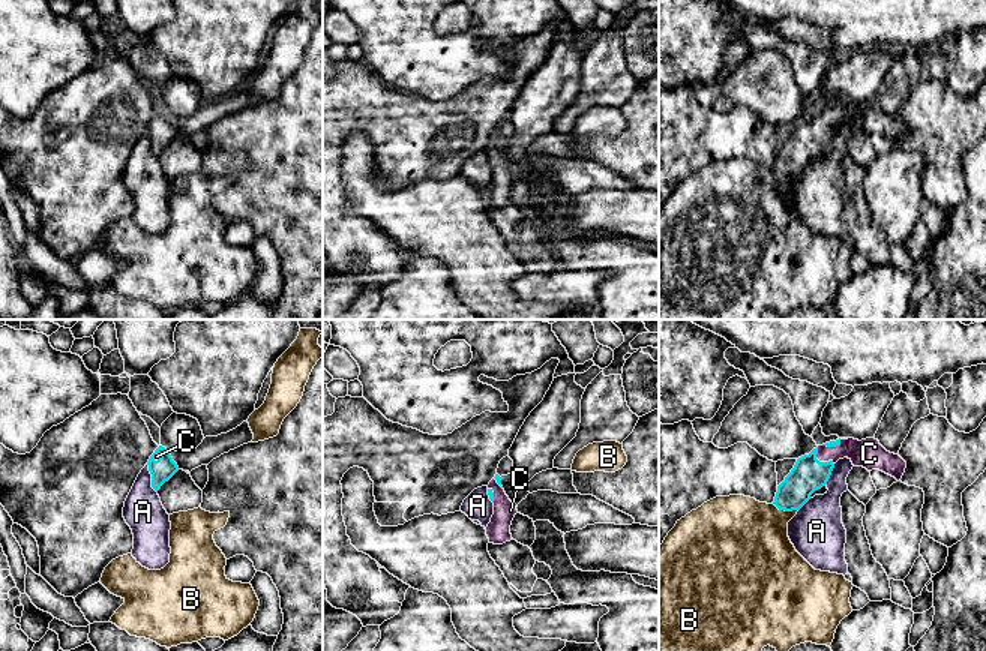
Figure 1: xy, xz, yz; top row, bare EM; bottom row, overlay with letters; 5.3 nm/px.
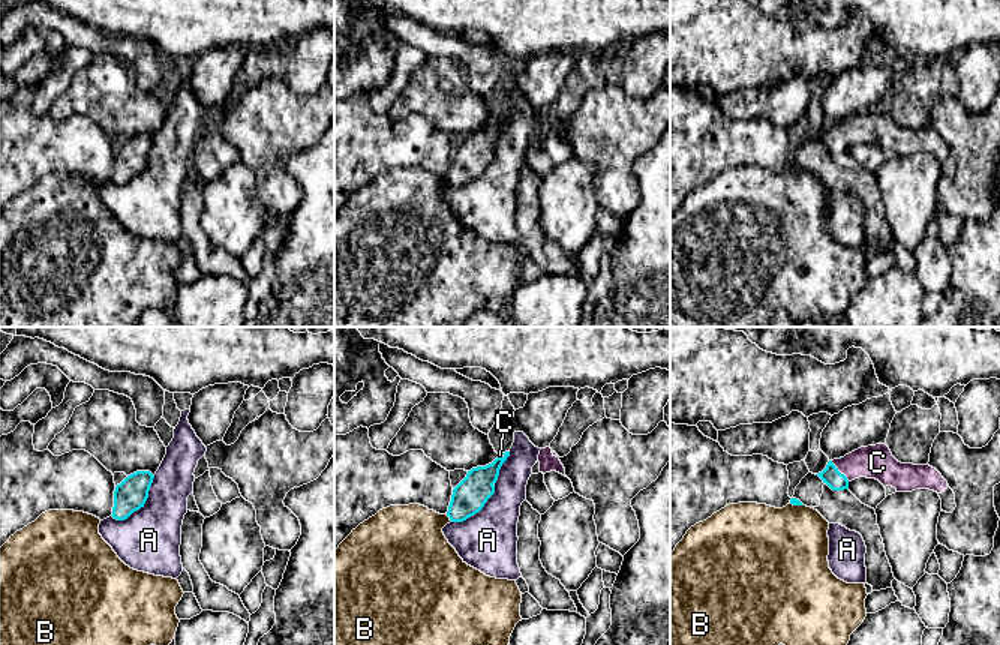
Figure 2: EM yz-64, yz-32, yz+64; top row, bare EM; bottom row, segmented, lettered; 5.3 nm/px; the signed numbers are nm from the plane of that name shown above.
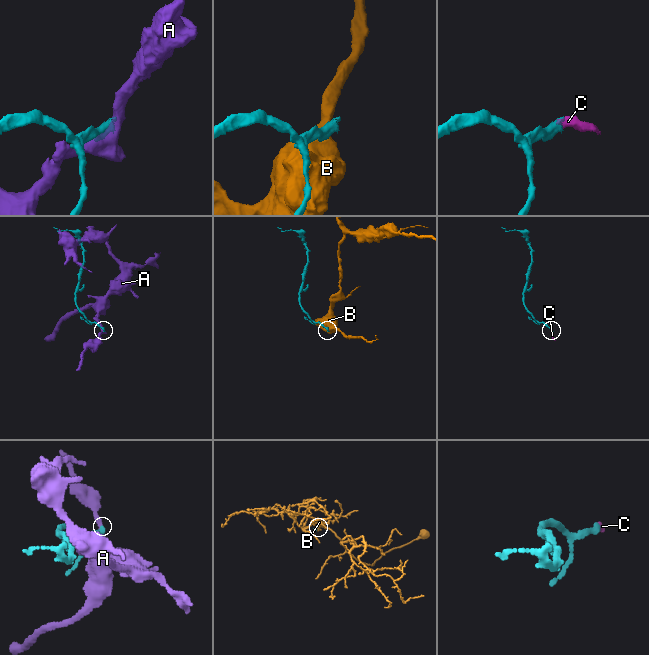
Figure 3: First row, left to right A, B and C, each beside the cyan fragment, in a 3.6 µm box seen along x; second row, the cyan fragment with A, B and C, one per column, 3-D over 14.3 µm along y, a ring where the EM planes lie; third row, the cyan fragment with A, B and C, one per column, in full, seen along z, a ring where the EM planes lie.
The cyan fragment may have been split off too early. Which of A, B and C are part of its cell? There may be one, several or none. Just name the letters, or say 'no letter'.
C

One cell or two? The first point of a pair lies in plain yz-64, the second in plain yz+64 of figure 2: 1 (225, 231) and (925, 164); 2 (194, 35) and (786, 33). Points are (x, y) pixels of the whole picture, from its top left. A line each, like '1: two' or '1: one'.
1: one
2: two

